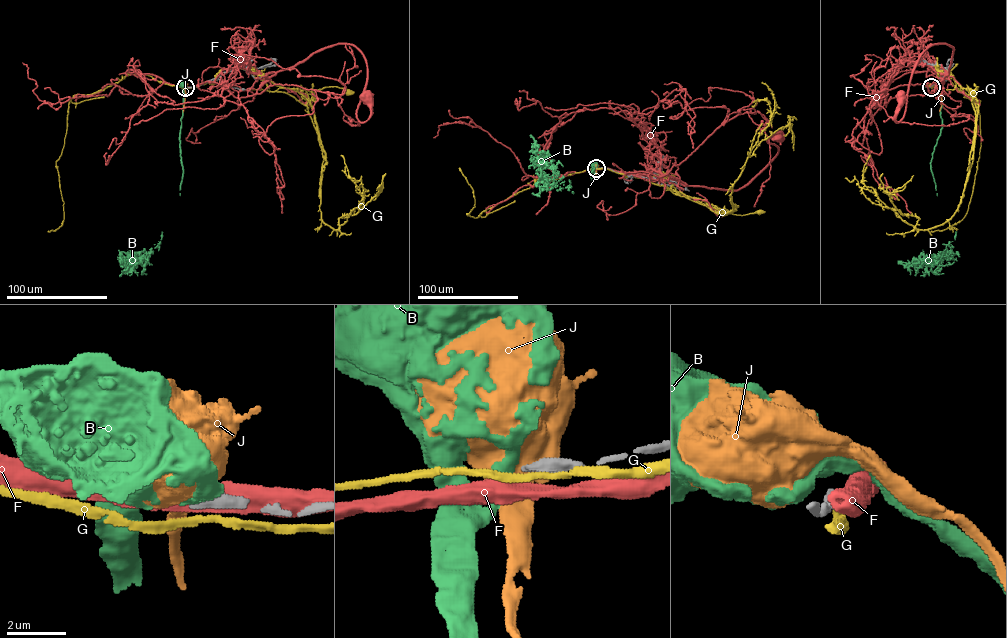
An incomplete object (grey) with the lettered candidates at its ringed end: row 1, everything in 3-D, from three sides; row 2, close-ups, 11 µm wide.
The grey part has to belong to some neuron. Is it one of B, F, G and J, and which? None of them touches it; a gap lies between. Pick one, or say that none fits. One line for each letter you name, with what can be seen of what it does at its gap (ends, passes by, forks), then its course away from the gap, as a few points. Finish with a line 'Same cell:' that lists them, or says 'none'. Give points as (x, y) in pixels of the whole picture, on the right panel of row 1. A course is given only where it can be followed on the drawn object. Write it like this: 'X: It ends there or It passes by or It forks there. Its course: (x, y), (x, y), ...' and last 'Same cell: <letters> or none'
Same cell: none

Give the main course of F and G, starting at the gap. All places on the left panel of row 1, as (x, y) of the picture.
F: (185, 87), (216, 82), (250, 96), (277, 72), (352, 44), (367, 66), (361, 122), (370, 114), (364, 92)
G: (185, 87), (213, 84), (221, 71), (240, 68), (313, 96), (316, 90), (329, 87), (349, 92)

